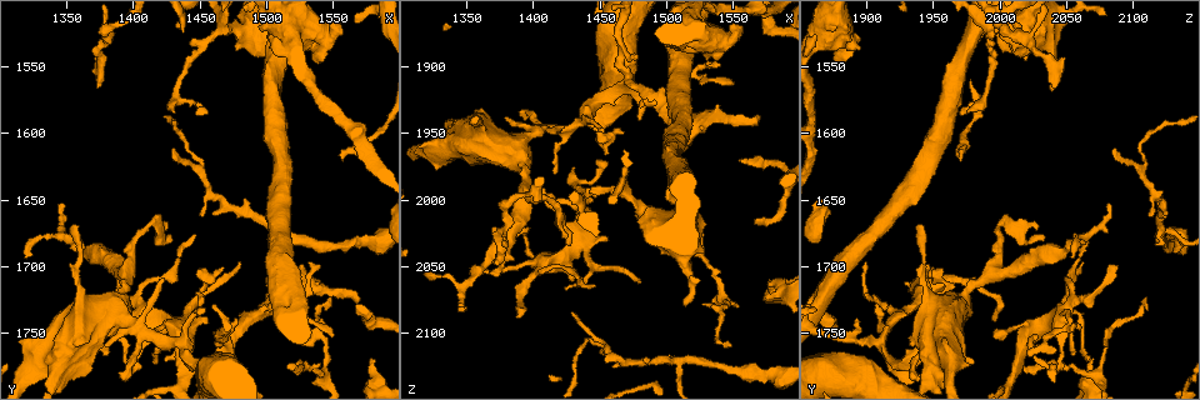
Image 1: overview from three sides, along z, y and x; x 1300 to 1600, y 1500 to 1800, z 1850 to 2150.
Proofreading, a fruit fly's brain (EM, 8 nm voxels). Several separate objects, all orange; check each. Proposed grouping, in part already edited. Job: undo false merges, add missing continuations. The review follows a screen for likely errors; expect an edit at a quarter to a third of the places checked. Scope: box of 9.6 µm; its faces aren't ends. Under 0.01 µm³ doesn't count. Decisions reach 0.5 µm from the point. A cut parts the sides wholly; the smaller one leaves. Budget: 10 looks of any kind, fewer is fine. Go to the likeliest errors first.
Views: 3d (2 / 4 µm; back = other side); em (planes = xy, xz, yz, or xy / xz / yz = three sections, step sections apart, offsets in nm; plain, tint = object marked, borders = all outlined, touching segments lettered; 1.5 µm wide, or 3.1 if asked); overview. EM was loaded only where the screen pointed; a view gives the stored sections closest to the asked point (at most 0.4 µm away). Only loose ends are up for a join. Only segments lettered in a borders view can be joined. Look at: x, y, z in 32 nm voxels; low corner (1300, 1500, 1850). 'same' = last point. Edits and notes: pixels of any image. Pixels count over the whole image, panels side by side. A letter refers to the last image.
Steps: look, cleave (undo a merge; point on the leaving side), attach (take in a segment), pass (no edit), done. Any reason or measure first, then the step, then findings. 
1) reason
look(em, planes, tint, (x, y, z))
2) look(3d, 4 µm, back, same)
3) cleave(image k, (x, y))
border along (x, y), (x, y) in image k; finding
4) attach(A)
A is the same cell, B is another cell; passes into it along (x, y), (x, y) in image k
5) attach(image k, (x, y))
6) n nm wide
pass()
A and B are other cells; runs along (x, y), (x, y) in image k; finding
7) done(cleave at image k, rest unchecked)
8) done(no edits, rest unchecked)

look(3d, 4 µm, (1558, 1620, 1972))

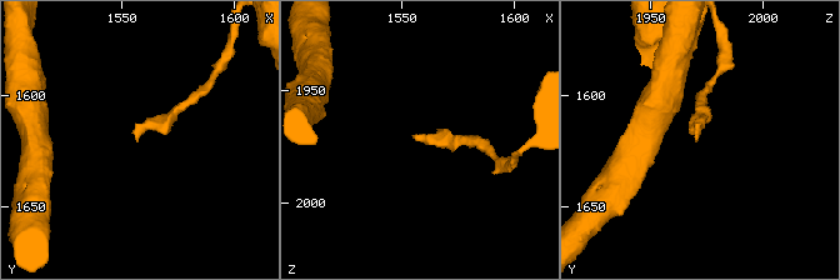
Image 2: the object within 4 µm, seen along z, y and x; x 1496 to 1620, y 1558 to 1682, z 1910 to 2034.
now the EM
look(em, xz, step 4, tint, (1557, 1621, 1971))

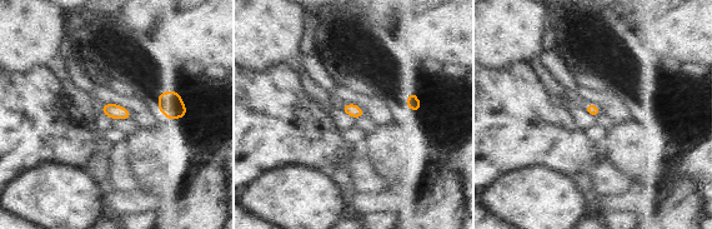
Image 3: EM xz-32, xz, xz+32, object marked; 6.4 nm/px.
another direction
look(em, planes, borders, same)

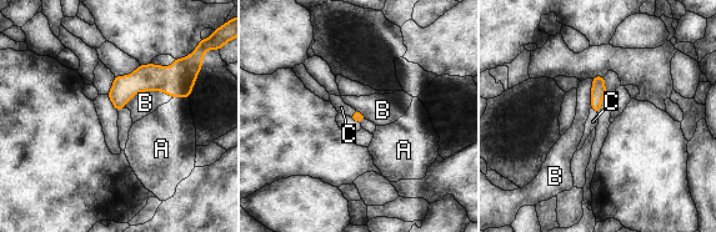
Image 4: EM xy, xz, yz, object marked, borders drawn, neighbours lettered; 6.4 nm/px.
attach(image 4, (592, 121))
C is the same cell, A and B are other cells; passes into it along (599, 90), (594, 111), (592, 121) in image 4; the neuron continues

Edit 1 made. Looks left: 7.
redraw
look(overview)

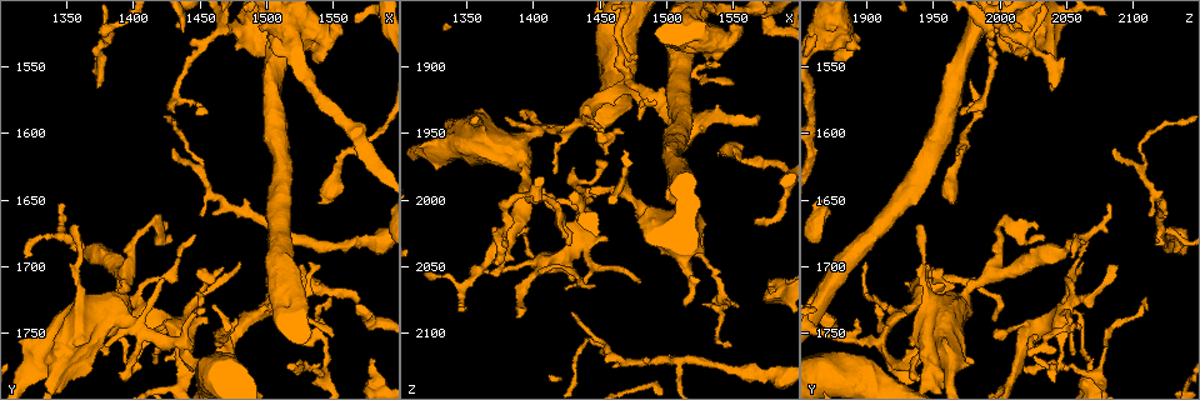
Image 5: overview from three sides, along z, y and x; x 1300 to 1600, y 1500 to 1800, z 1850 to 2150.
sharp bend
look(em, xz, step 8, tint, (1512, 1672, 2120))

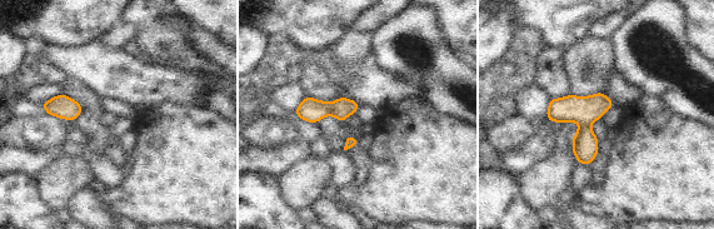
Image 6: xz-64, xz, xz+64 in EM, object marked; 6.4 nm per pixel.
see the neighbours
look(em, xz, step 8, borders, same)

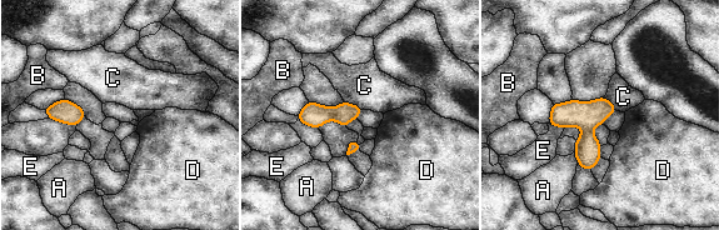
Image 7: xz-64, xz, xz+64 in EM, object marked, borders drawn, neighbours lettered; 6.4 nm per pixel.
130 nm wide
pass()
A, B, C, D and E are other cells; all the same neuron

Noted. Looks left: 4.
look(3d, 4 µm, (1520, 1726, 1908))

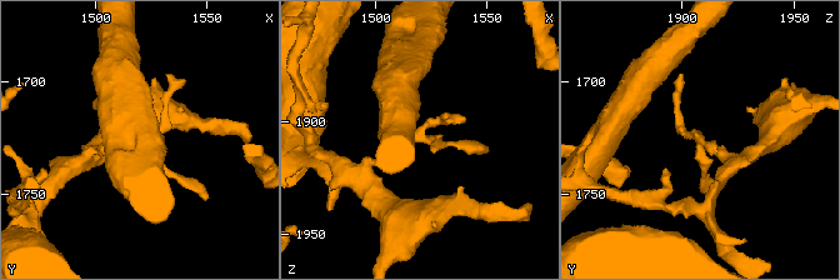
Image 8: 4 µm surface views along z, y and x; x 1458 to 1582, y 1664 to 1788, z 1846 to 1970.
look(em, xz, step 4, tint, (1520, 1725, 1906))

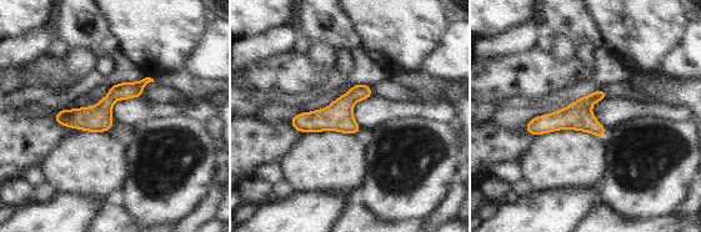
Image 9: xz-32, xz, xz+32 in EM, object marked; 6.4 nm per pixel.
cut it another way
look(em, planes, borders, same)

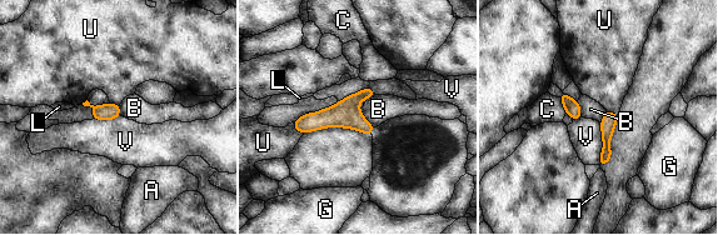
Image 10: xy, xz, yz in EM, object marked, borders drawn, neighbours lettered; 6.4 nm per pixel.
pass()
A, B, C, G, L, U and V are other cells; border along (601, 123), (603, 148), (597, 164) in image 10; all the same neuron

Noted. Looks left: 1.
done(attach at image 4, rest unchecked)

